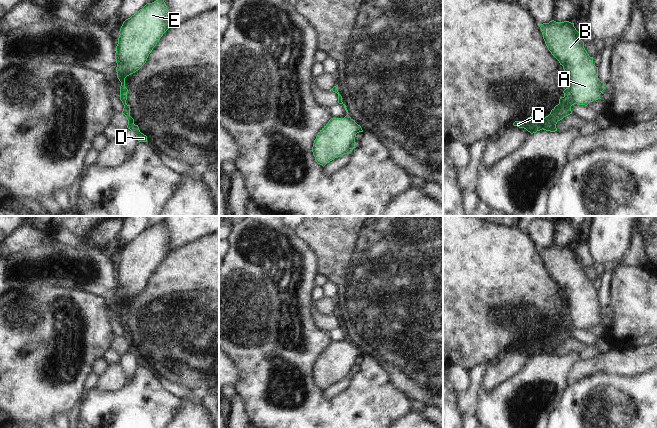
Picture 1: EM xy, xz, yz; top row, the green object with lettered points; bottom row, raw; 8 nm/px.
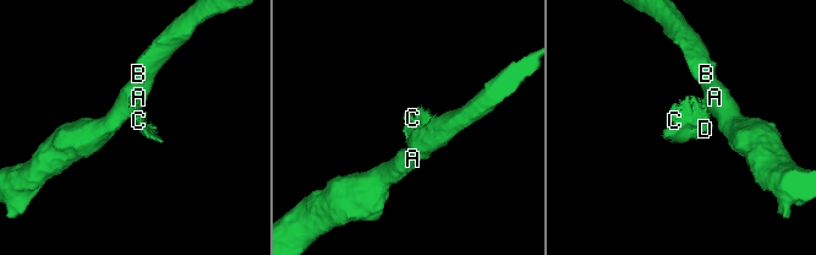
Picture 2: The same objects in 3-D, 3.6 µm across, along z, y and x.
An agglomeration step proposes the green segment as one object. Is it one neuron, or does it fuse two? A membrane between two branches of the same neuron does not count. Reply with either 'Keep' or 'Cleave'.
Cleave

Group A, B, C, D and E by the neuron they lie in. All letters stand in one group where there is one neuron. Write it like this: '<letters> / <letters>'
A B E / C D

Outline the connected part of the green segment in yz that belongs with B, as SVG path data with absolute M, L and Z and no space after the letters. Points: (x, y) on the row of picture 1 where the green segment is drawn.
M552 20L539 27L548 50L563 66L574 103L587 106L590 102L601 99L604 83L598 79L598 67L585 50L574 23Z

